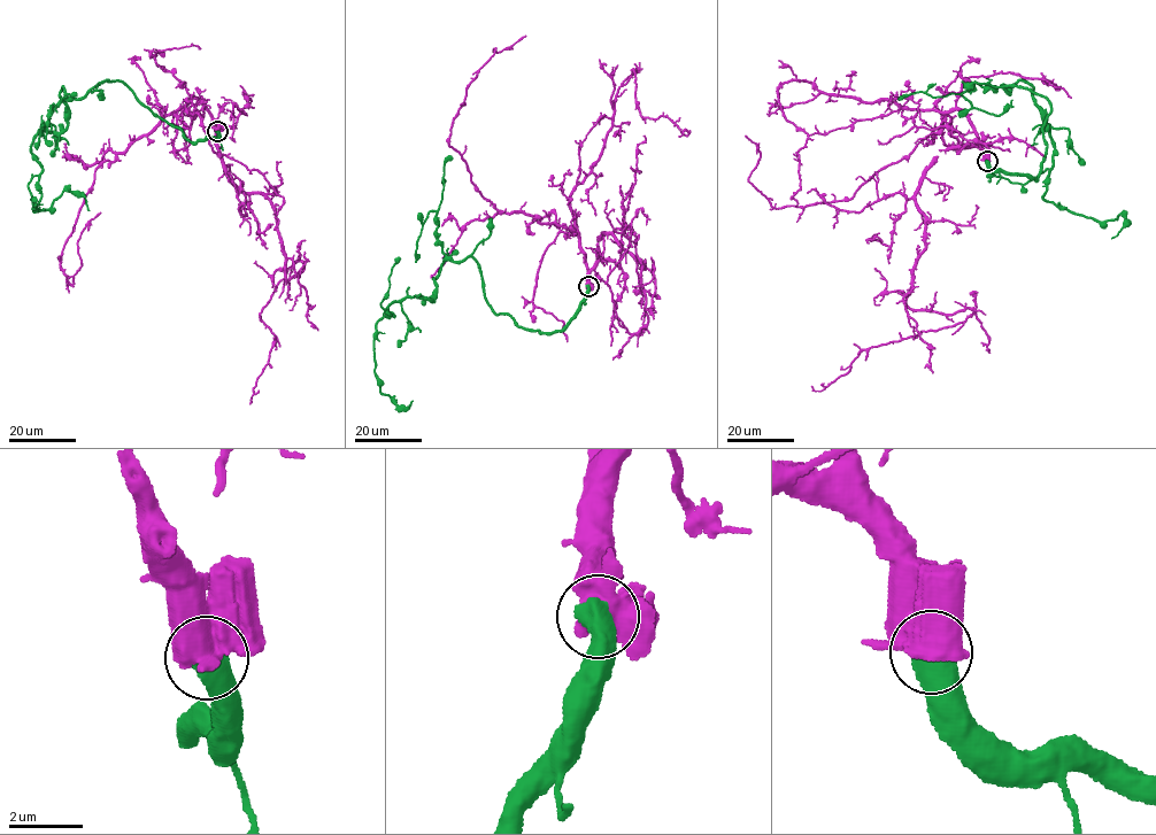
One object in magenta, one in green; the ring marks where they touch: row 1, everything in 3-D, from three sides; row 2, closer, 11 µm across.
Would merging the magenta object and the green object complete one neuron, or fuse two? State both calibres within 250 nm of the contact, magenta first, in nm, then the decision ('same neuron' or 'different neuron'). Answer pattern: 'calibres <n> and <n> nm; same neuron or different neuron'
calibres 700 and 700 nm; different neuron

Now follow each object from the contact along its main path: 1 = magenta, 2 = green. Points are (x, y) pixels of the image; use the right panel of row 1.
1: (987, 161), (972, 146), (941, 149), (915, 201), (924, 250), (906, 304), (973, 312), (866, 348), (811, 386)
2: (987, 161), (1037, 178), (1052, 107), (1003, 89), (1025, 82), (1054, 151), (1042, 199), (1123, 215), (1111, 238)

